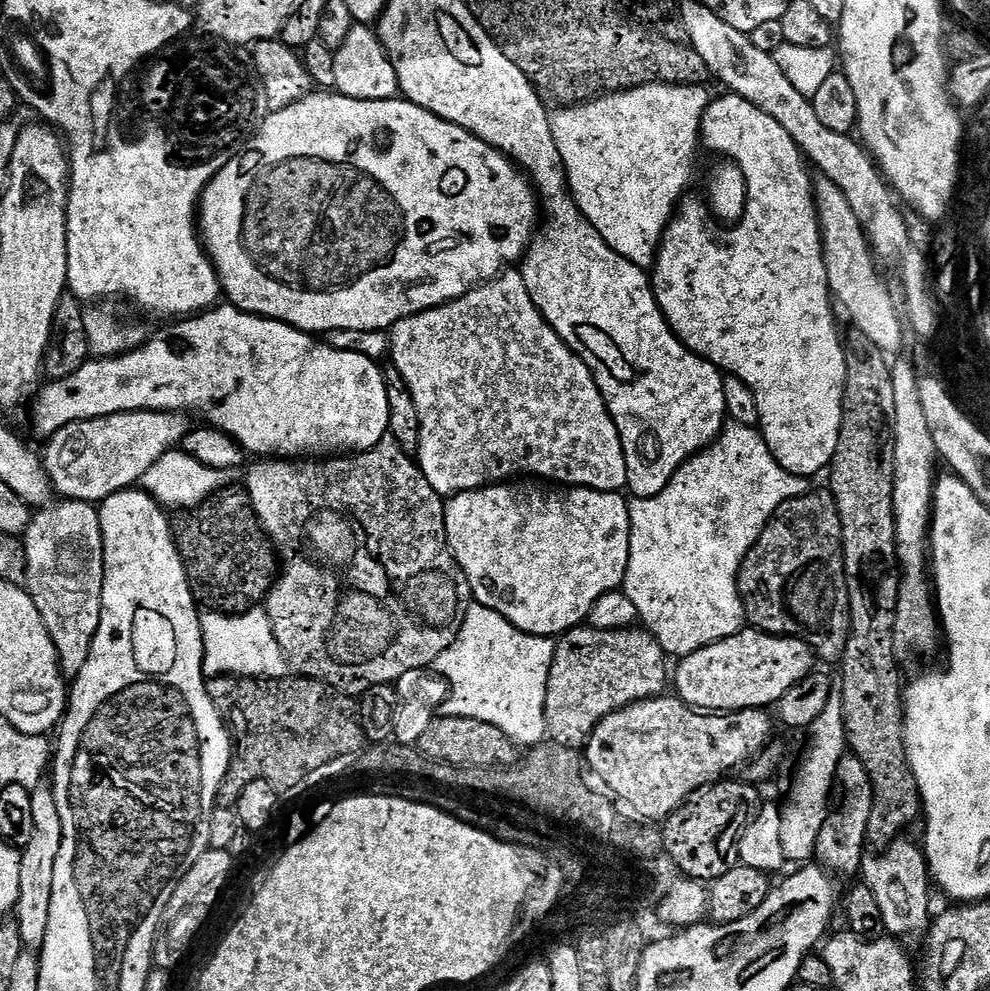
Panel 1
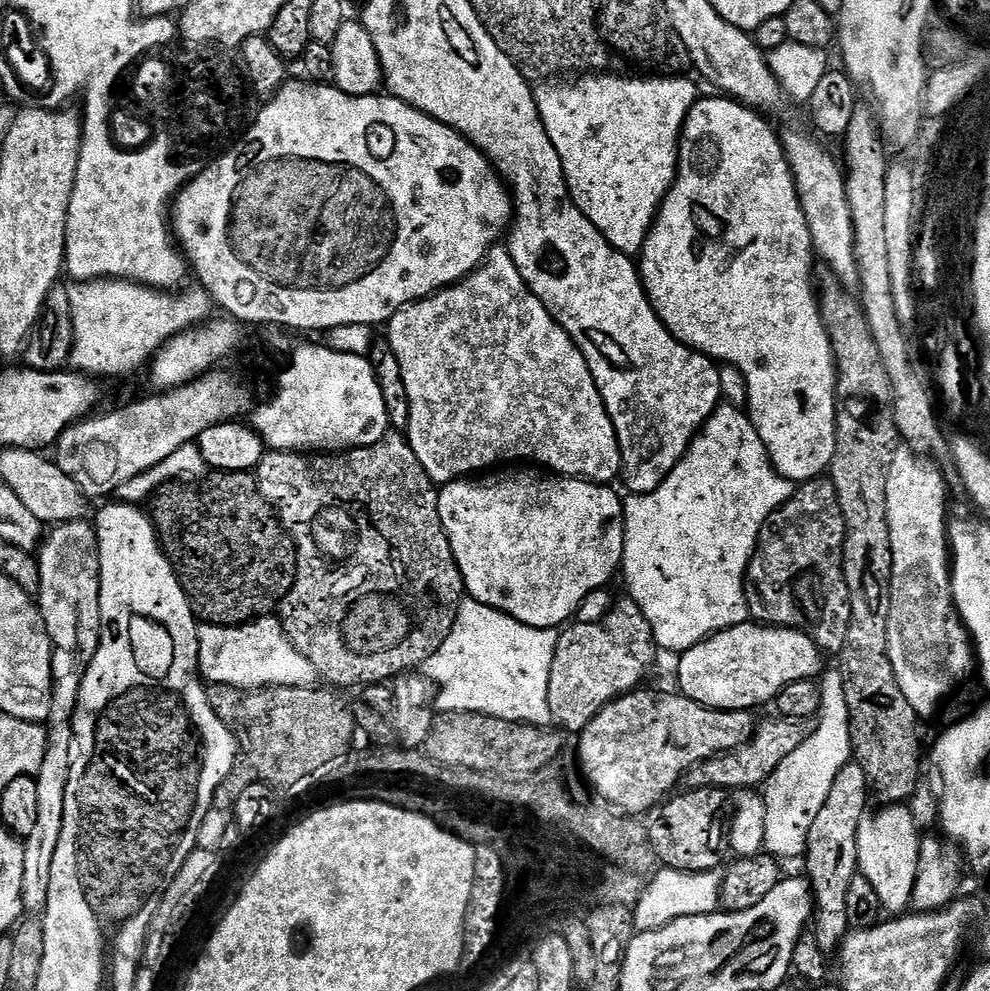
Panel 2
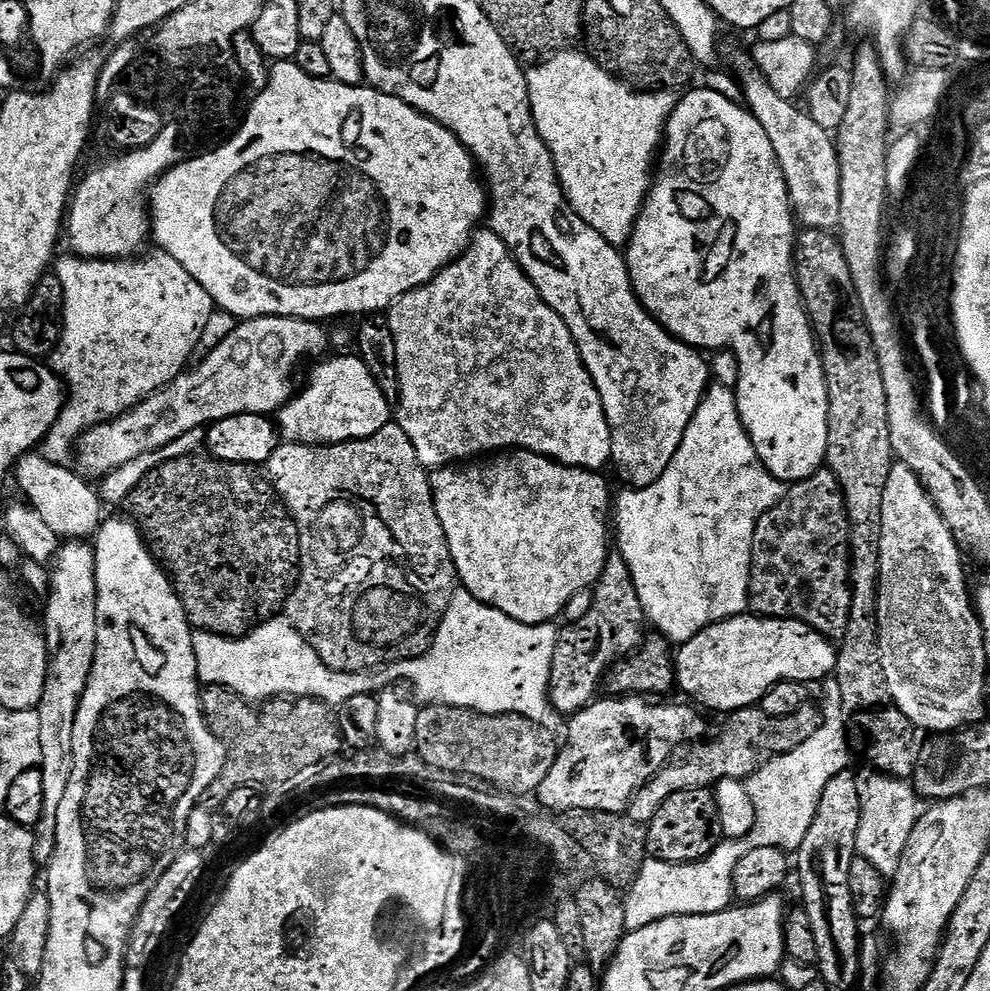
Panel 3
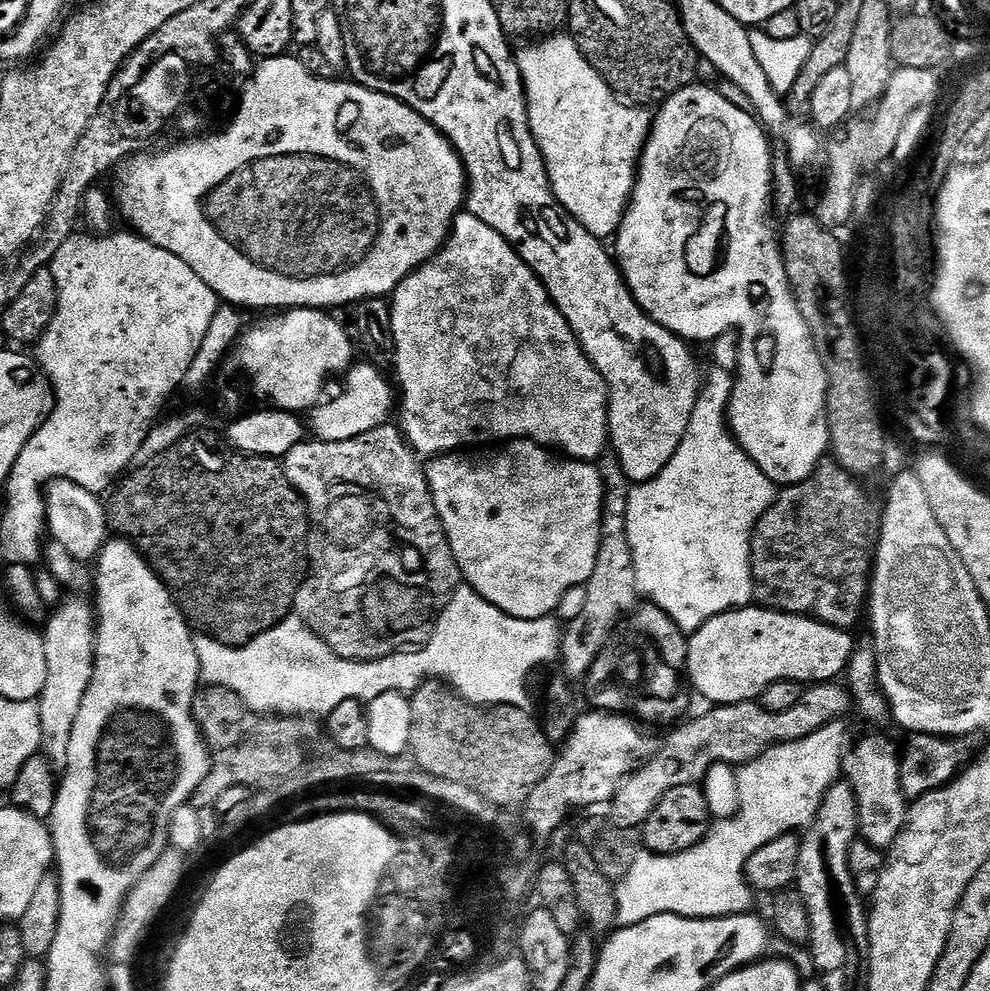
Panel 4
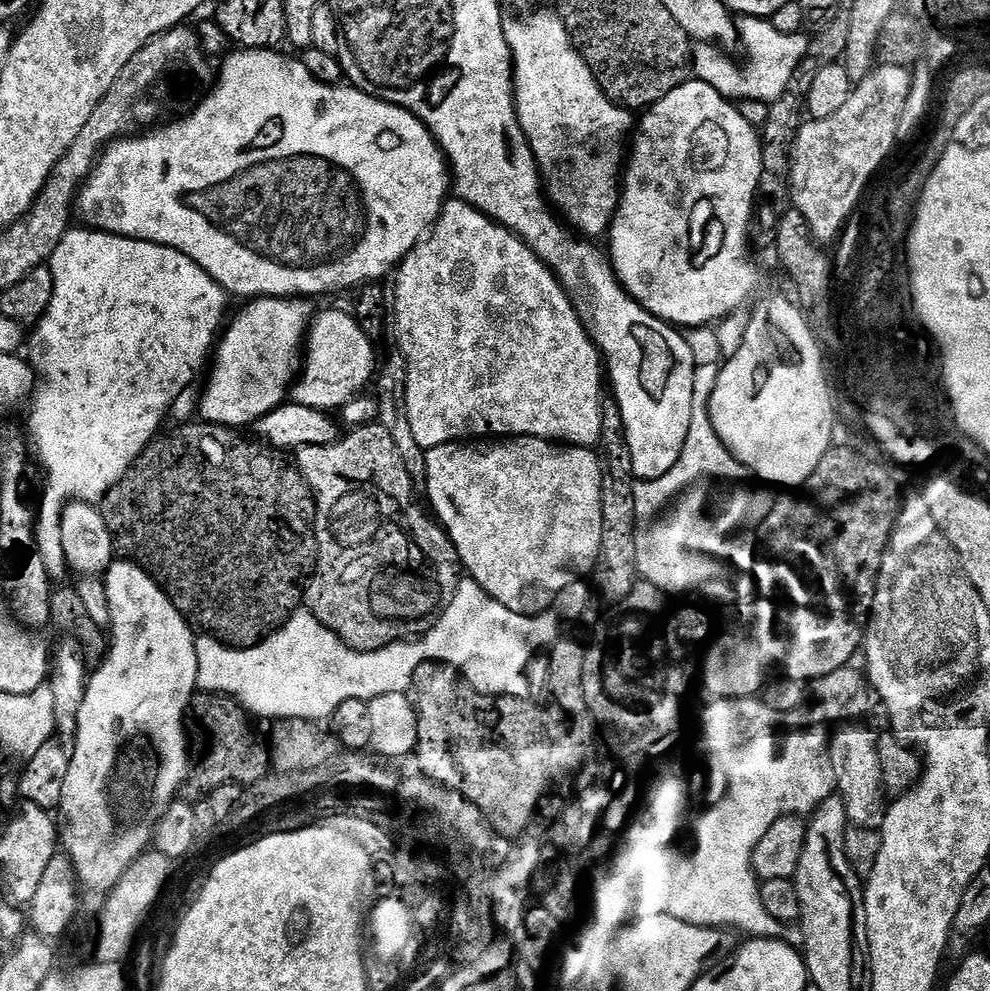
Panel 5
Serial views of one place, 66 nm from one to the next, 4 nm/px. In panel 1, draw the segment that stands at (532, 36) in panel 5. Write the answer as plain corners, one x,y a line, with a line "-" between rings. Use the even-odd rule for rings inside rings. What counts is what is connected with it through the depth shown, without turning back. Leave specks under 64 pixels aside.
643,84
637,88
627,88
624,92
609,92
586,100
582,104
575,104
569,108
556,108
551,113
554,146
558,146
558,154
562,154
564,169
568,175
568,191
571,192
579,206
584,219
602,234
602,238
622,258
634,262
639,268
651,269
656,263
656,252
660,248
660,240
664,237
664,230
674,219
677,208
685,199
688,187
692,184
692,171
696,168
696,155
702,152
702,137
700,127
704,121
704,112
710,103
709,89
698,84

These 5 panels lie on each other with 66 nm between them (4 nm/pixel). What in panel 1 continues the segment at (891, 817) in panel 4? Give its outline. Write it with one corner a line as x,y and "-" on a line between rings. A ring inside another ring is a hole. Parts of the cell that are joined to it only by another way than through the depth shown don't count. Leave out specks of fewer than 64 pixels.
905,838
897,840
884,852
872,854
865,859
862,865
862,884
869,888
873,898
878,902
878,909
881,911
881,922
883,931
889,937
903,938
902,936
916,936
927,933
930,925
928,916
928,884
930,888
930,873
928,861
924,859
923,851
916,848

